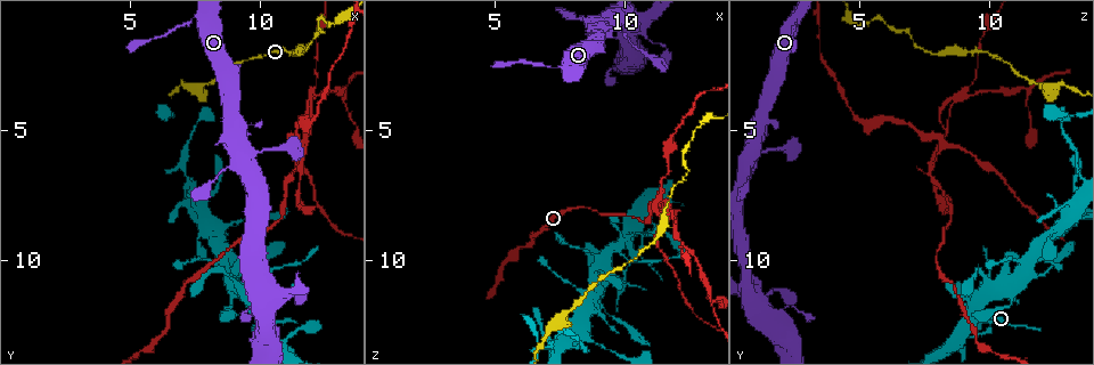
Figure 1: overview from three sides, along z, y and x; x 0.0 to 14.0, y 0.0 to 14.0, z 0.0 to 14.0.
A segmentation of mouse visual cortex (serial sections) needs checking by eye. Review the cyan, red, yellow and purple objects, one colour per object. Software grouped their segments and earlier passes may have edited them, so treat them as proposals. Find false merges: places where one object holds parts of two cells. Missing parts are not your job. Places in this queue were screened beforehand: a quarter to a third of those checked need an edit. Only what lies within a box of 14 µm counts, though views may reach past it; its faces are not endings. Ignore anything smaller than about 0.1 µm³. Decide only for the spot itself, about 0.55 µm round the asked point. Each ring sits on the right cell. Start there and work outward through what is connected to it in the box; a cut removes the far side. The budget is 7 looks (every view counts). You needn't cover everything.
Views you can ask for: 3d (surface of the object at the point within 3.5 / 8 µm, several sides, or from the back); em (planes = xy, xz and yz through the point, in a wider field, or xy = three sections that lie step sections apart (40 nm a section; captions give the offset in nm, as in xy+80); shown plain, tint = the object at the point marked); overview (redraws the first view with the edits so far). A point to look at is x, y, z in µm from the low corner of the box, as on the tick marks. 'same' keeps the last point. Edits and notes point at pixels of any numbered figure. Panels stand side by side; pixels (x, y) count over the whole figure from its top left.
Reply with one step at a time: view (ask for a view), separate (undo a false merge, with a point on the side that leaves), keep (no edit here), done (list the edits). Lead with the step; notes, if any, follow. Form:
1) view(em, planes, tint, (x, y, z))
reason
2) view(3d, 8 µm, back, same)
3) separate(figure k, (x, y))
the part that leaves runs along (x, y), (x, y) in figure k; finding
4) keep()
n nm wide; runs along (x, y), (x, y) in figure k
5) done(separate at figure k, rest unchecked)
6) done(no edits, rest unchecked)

view(3d, 3.5 µm, (10.7, 13.3, 8.5))

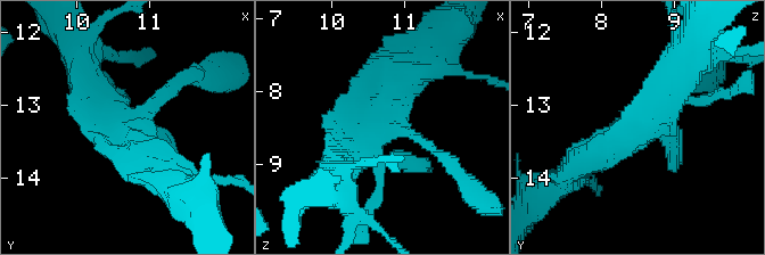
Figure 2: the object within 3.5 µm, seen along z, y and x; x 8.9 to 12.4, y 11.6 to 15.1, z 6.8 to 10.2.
view(em, xy, step 1, tint, (10.60, 13.30, 8.55))

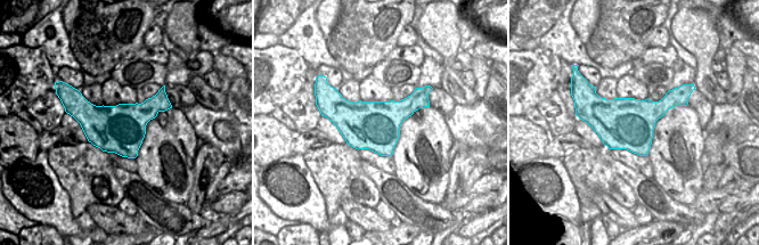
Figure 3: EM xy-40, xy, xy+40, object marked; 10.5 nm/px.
view(em, xy, step 3, tint, same)

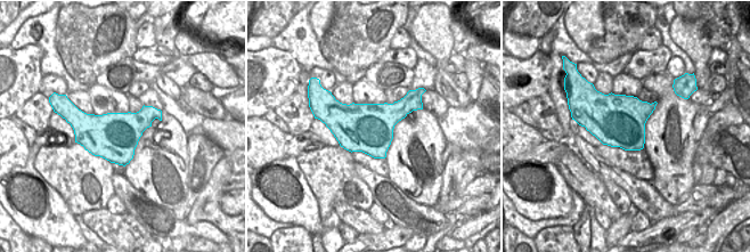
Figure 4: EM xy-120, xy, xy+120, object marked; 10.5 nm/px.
keep()
runs along (681, 76), (643, 129), (584, 159) in figure 2; continuous, no second cell

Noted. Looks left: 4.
view(3d, 8 µm, (11.4, 6.5, 7.7))
branch point

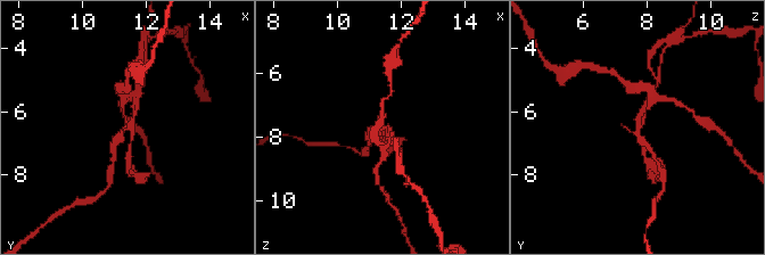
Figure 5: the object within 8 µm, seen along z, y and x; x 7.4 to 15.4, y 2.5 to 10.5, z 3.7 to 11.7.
view(3d, 3.5 µm, back, (11.4, 6.6, 7.8))
zoom in

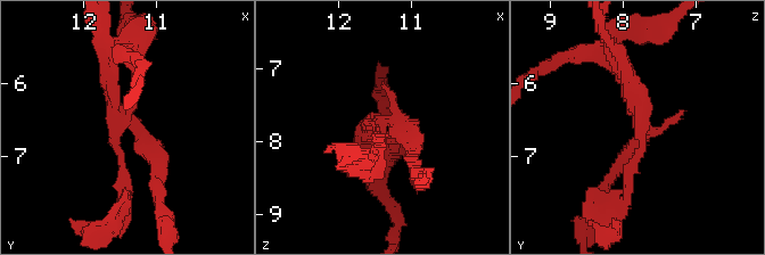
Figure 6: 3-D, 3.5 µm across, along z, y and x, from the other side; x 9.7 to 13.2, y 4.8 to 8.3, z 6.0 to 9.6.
view(em, xy, step 2, tint, (11.40, 6.50, 7.75))

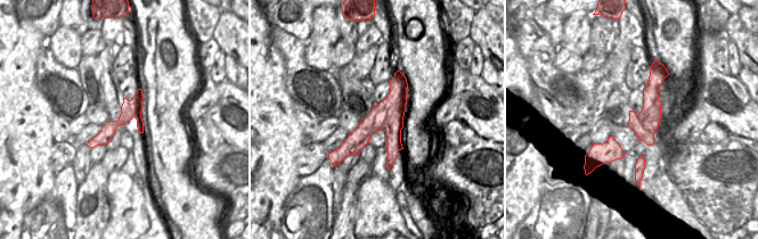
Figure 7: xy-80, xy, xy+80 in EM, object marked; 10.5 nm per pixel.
separate(figure 6, (147, 42))
320 nm wide; the part that leaves runs along (134, 128), (134, 43), (145, 33) in figure 6; a second cell is stuck on

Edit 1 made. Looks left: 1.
done(separate at figure 6, rest unchecked)

